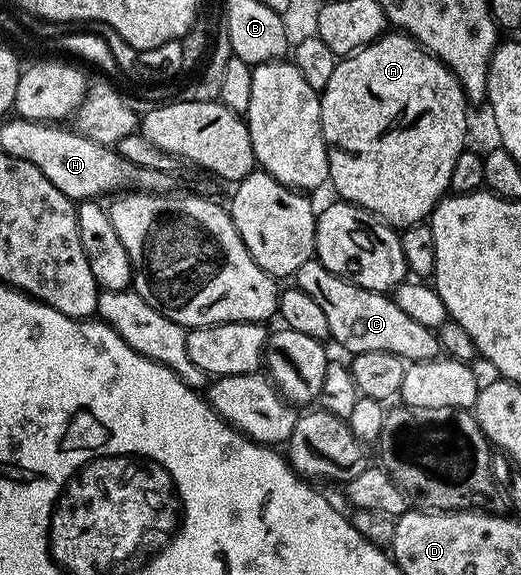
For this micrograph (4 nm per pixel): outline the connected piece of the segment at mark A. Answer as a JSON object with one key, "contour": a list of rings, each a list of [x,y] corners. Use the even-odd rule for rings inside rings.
{"contour":[[[389,30],[378,40],[372,40],[366,44],[364,48],[359,48],[356,52],[351,52],[348,56],[338,59],[327,86],[319,95],[321,97],[321,129],[329,159],[328,183],[331,188],[333,184],[334,190],[337,191],[336,195],[349,204],[366,208],[371,214],[379,217],[384,224],[392,224],[398,230],[428,221],[429,217],[433,215],[434,208],[450,191],[449,183],[451,182],[451,170],[455,170],[455,158],[459,158],[459,154],[466,151],[467,148],[465,135],[469,132],[470,105],[467,103],[465,92],[461,89],[461,83],[455,78],[453,71],[442,60],[436,60],[426,48],[421,47],[417,41],[406,36],[404,32]]]}

